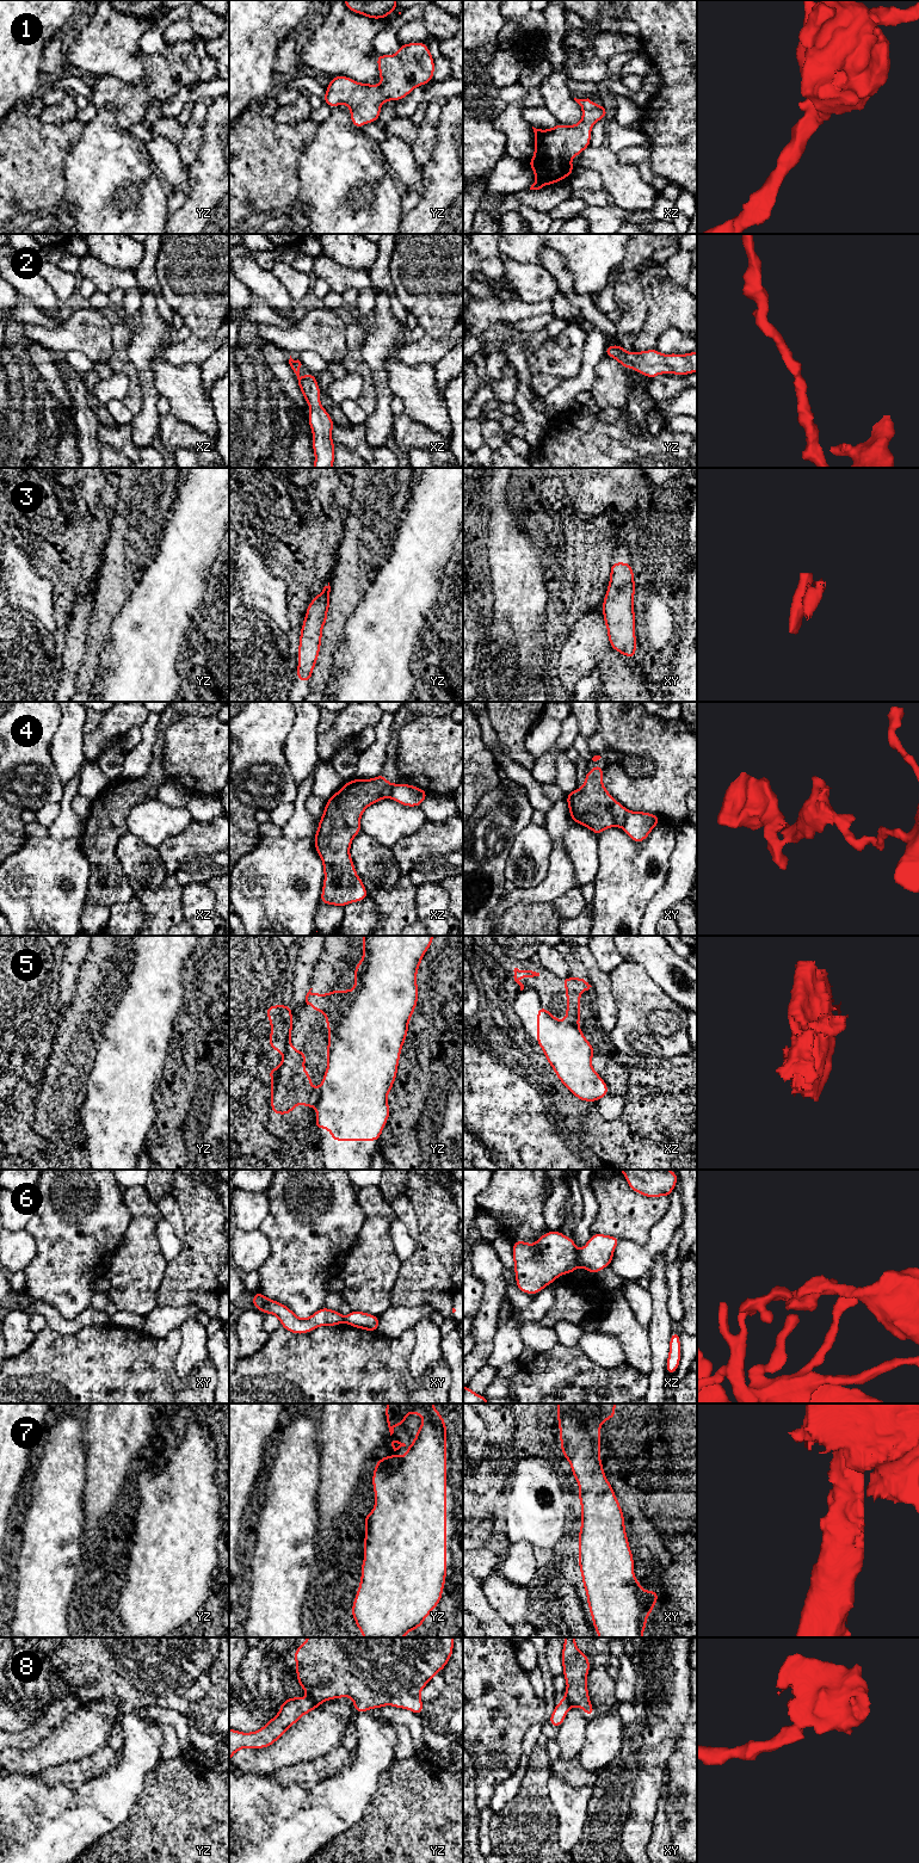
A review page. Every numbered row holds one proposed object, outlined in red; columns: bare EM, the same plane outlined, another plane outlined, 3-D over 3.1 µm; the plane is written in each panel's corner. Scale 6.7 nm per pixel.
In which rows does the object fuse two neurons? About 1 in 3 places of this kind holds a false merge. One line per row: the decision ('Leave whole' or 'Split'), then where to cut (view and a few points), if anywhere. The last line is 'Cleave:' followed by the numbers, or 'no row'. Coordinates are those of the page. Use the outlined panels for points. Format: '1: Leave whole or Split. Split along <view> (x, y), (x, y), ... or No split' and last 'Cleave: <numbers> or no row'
1: Leave whole. No split
2: Leave whole. No split
3: Split. Split along xy (604, 617), (605, 624)
4: Split. Split along xy (628, 810), (621, 826)
5: Split. Split along yz (319, 1089), (319, 1098), (315, 1103)
6: Split. Split along xz (577, 1252), (577, 1262), (579, 1264)
7: Leave whole. No split
8: Split. Split along yz (308, 1696), (319, 1704)
Cleave: 3, 4, 5, 6, 8

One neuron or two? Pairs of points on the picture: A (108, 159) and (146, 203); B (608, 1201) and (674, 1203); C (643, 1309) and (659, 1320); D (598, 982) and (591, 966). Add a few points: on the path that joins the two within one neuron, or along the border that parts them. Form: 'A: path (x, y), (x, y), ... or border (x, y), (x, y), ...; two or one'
A: path (108, 183), (104, 204), (118, 220), (128, 217); one
B: border (668, 1198), (667, 1211), (652, 1227); two
C: border (646, 1288), (652, 1300), (652, 1319), (647, 1327); two
D: path (598, 979), (592, 969); one

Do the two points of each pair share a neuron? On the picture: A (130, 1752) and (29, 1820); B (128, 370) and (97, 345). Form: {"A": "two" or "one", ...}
{"A": "one", "B": "two"}

